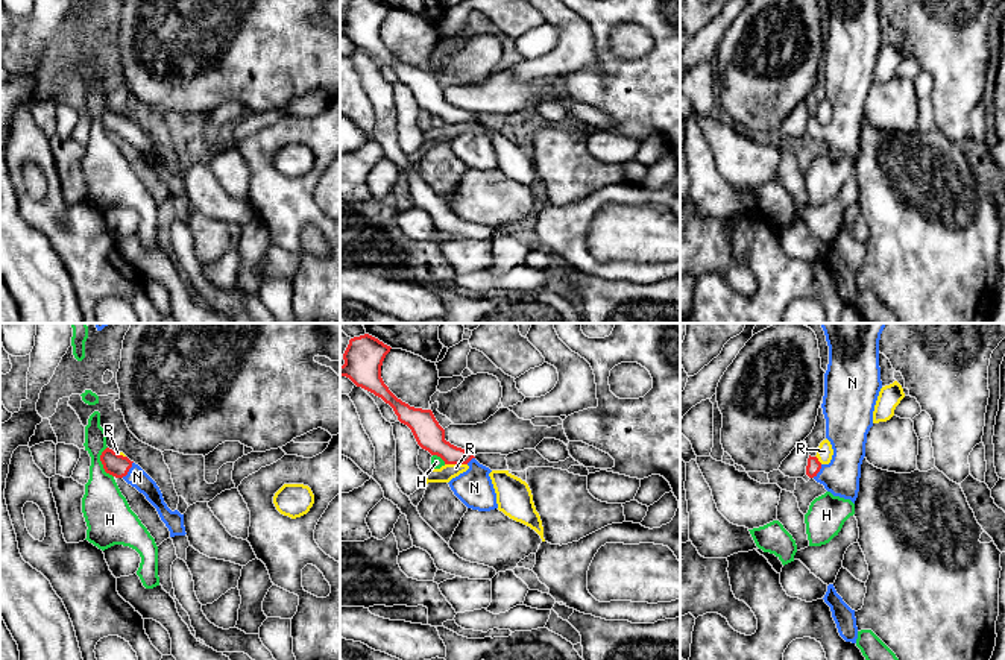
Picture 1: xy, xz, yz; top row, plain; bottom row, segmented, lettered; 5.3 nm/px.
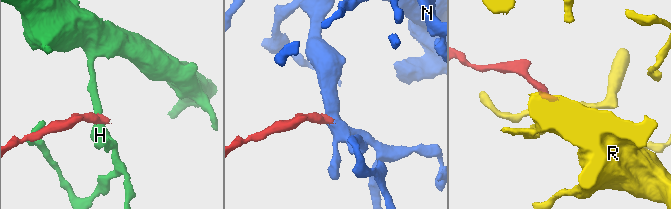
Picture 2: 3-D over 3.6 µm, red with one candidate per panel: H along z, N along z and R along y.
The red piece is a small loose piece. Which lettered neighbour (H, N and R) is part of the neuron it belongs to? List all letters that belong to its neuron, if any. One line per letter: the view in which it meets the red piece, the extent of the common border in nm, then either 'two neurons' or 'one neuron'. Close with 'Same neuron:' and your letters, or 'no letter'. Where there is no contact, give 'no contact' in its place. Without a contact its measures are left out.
H: xy | 170 nm | two neurons
N: xy | 110 nm | one neuron
R: xz | 120 nm | two neurons
Same neuron: N

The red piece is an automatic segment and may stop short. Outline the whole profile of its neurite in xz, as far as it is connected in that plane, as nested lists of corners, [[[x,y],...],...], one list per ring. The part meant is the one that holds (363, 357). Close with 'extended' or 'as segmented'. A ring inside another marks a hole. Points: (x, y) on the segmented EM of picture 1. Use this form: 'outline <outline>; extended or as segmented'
outline [[[369,334],[351,338],[343,354],[345,364],[340,366],[340,376],[349,378],[357,387],[373,393],[389,404],[398,420],[411,429],[422,449],[440,457],[445,464],[469,466],[466,472],[448,482],[454,495],[468,508],[478,511],[498,508],[496,493],[489,476],[492,470],[480,464],[472,452],[446,442],[445,429],[439,425],[431,410],[410,407],[384,384],[381,366],[390,349],[390,346]]]; extended

